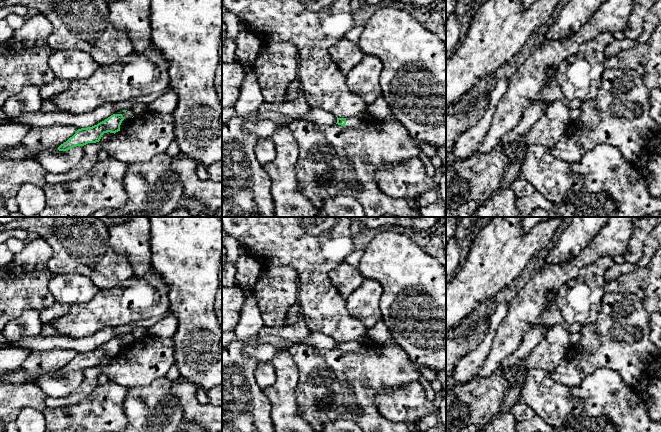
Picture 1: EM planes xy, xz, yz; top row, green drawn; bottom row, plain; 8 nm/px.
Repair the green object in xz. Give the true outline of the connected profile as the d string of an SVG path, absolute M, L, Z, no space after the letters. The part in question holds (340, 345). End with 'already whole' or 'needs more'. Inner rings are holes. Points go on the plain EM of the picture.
M356 341L351 342L338 342L337 347L338 349L349 351L349 352L359 352L360 351L360 343Z; needs more

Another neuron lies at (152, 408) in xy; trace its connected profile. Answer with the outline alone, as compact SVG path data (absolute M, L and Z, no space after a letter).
M162 377L148 386L130 387L122 404L127 417L127 426L121 432L204 432L198 426L182 420L182 407L170 392L173 382Z

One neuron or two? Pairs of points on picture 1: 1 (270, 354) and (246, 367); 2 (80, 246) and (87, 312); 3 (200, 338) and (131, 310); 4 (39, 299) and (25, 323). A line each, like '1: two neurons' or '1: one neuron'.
1: two neurons
2: two neurons
3: two neurons
4: two neurons

